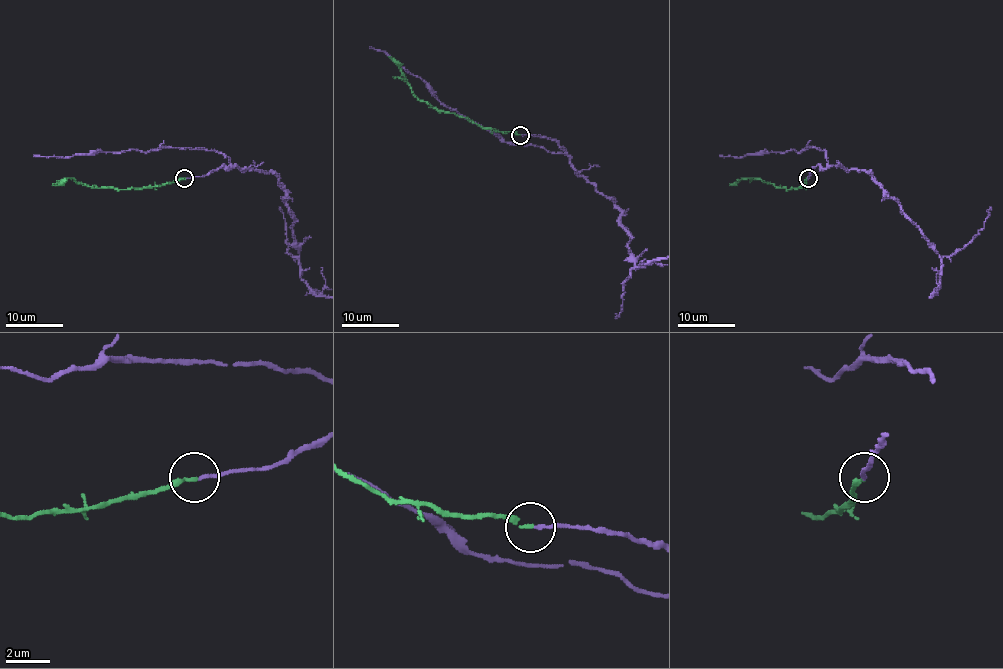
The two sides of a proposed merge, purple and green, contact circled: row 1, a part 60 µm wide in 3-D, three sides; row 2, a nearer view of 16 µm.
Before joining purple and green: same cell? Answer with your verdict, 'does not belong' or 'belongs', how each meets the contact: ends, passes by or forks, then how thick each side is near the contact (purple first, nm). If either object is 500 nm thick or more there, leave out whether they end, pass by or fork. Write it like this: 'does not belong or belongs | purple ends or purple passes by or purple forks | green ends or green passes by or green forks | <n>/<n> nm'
belongs | purple ends | green ends | 150/170 nm

